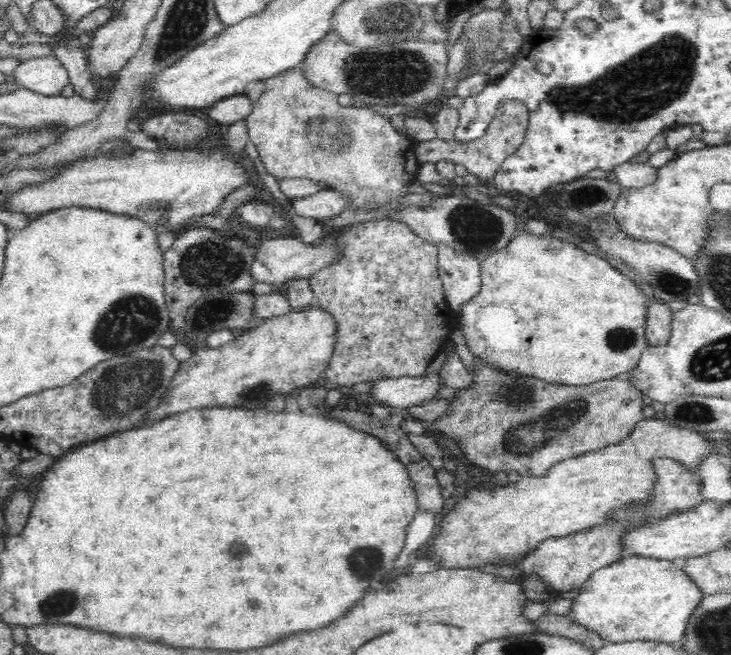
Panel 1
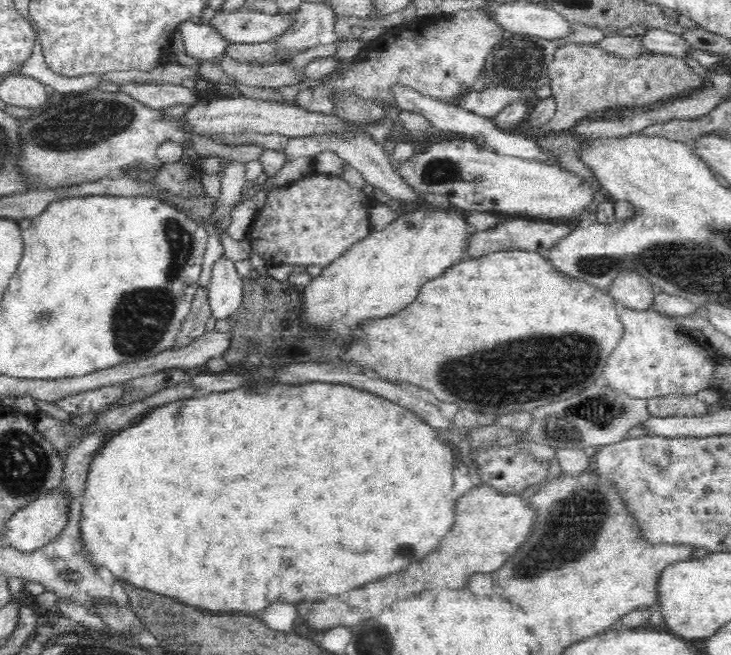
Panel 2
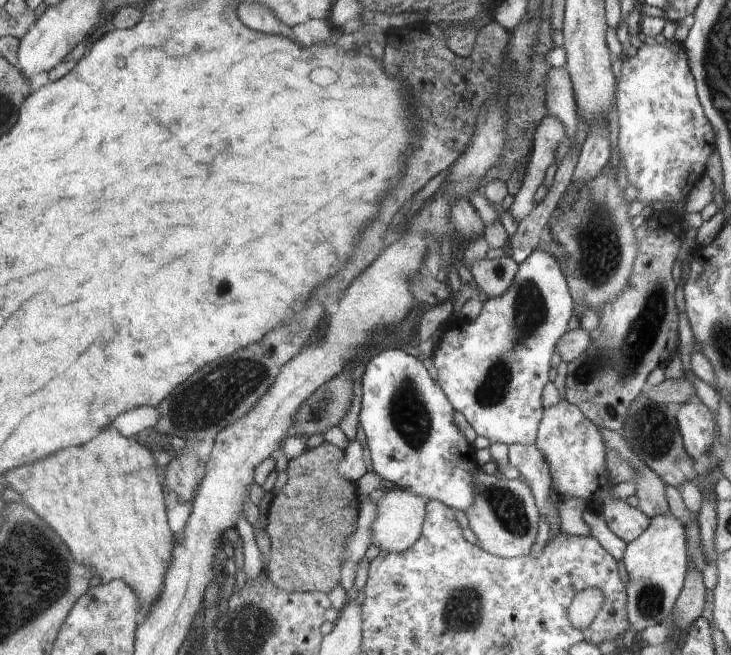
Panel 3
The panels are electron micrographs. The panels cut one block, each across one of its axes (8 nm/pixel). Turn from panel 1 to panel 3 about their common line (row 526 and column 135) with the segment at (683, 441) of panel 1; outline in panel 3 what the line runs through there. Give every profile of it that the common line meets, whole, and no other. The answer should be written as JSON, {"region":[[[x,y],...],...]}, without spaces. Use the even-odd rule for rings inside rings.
{"region":[[[116,425],[104,430],[98,440],[87,445],[66,447],[51,457],[34,464],[9,470],[5,475],[6,487],[16,491],[58,534],[68,542],[76,558],[91,566],[104,583],[116,579],[129,582],[139,594],[143,614],[155,603],[163,592],[167,564],[171,563],[174,533],[170,530],[165,496],[160,490],[154,456],[138,442],[137,437],[125,435]]]}

